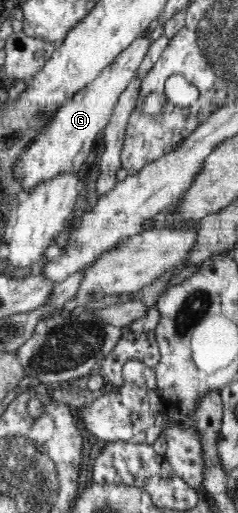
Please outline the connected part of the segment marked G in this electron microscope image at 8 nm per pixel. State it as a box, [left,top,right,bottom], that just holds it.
[18,34,152,193]

